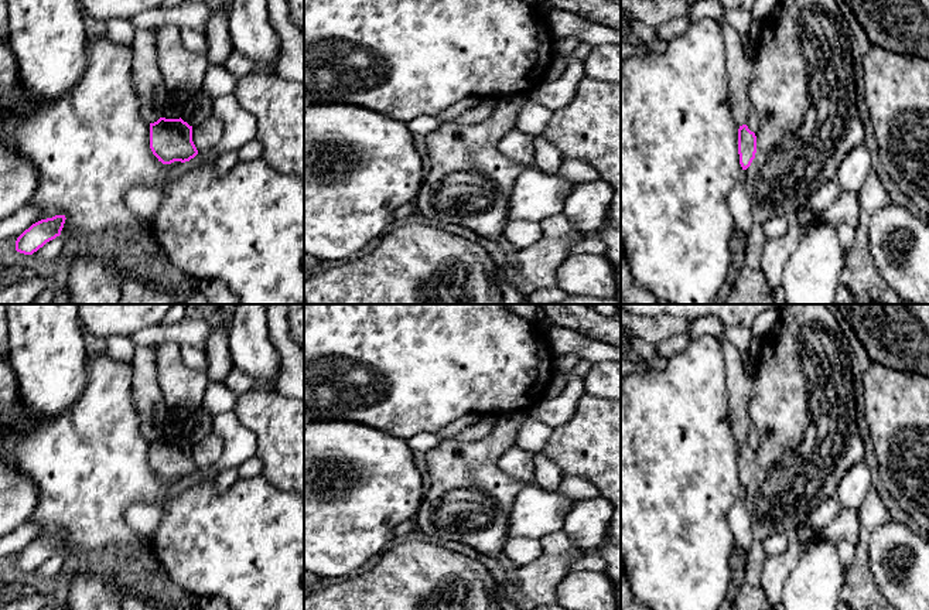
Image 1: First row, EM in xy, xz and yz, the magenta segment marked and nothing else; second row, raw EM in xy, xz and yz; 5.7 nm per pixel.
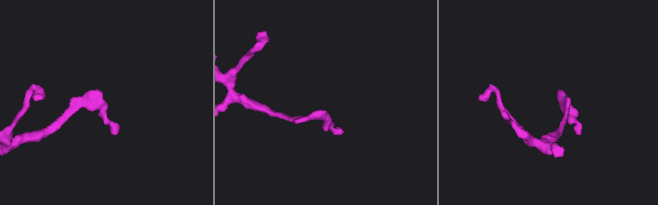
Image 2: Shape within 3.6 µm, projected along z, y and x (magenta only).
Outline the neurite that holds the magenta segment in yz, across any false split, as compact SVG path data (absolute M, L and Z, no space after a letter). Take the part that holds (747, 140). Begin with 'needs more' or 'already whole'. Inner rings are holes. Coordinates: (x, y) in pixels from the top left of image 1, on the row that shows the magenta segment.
already whole | M747 125L738 129L738 154L742 170L747 170L756 153L756 136L748 129Z

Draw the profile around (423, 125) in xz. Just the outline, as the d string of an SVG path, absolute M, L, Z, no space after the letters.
M419 116L409 122L407 127L413 134L428 136L441 125L443 122L436 116Z

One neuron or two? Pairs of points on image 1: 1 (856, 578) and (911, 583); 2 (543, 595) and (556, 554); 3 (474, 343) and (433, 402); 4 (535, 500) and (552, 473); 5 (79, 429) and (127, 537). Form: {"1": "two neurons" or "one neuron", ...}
{"1": "two neurons", "2": "one neuron", "3": "one neuron", "4": "two neurons", "5": "one neuron"}

